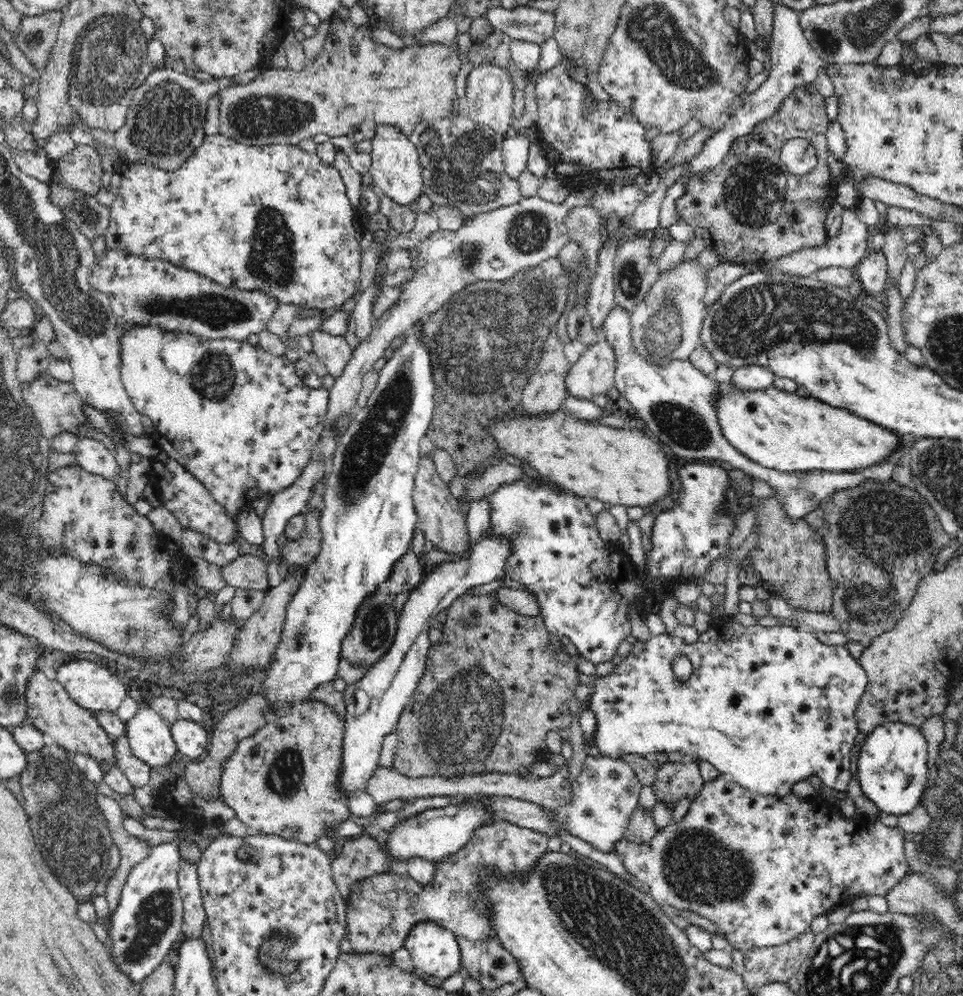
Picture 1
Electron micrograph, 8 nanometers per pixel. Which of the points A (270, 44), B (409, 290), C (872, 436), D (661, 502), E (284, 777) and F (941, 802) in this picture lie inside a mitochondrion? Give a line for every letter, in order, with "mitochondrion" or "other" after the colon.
A: other
B: other
C: other
D: other
E: mitochondrion
F: mitochondrion

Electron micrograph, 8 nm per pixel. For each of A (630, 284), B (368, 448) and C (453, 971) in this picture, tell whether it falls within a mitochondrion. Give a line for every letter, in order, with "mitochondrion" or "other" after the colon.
A: mitochondrion
B: mitochondrion
C: other

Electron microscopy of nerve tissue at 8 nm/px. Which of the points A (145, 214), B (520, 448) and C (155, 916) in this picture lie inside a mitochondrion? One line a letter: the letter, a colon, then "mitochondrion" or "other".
A: other
B: other
C: mitochondrion

